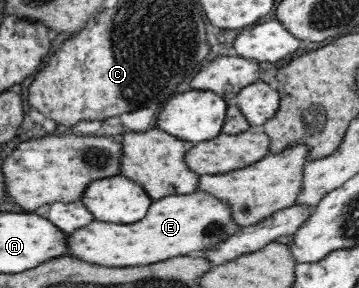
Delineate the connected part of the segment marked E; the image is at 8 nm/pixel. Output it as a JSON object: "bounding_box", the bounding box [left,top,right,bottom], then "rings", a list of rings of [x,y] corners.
{"bounding_box":[65,191,241,267],"rings":[[[195,191],[153,200],[145,218],[135,224],[106,223],[94,219],[91,224],[77,228],[77,232],[65,235],[69,238],[73,257],[106,267],[137,267],[217,246],[225,240],[225,236],[233,236],[233,232],[241,228],[231,217],[229,203],[207,192]]]}

